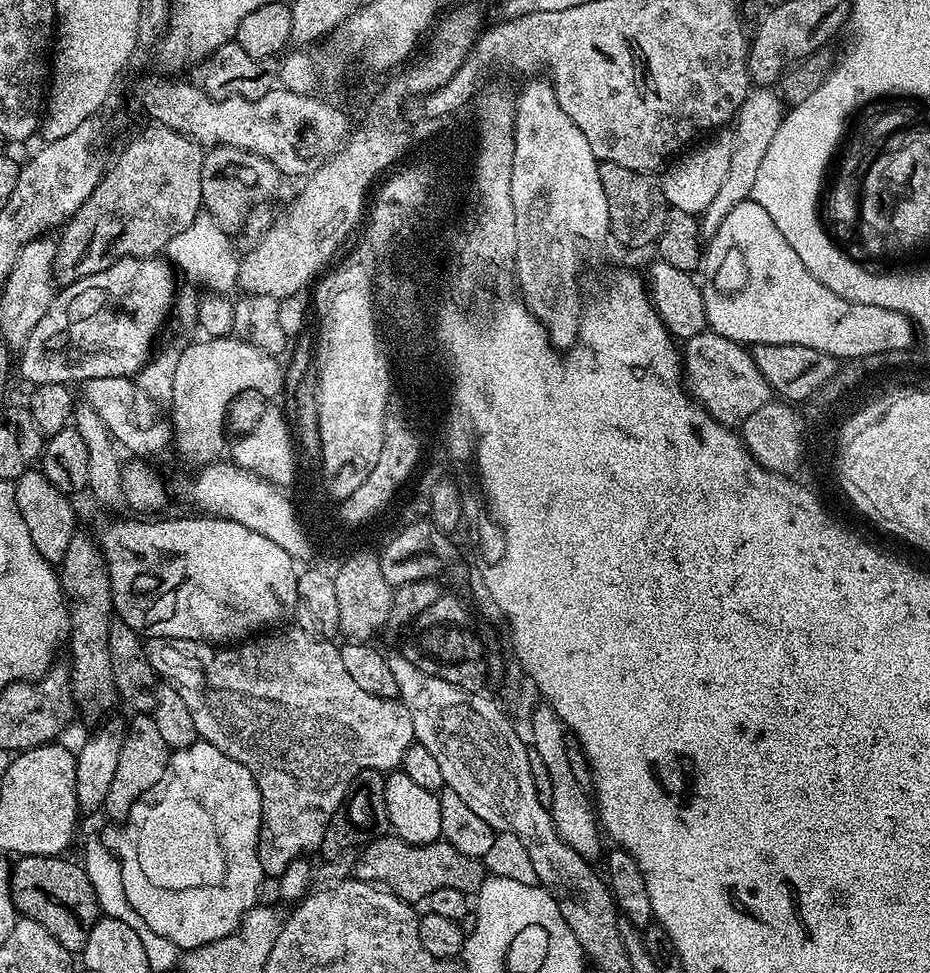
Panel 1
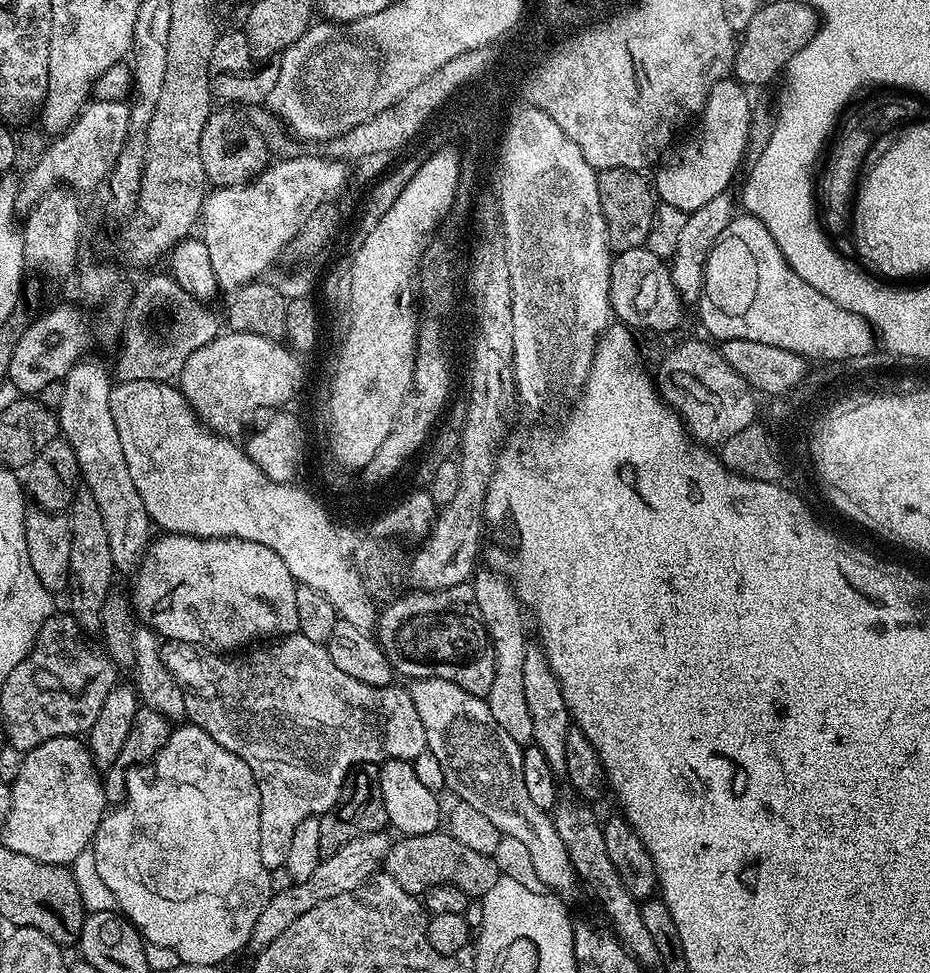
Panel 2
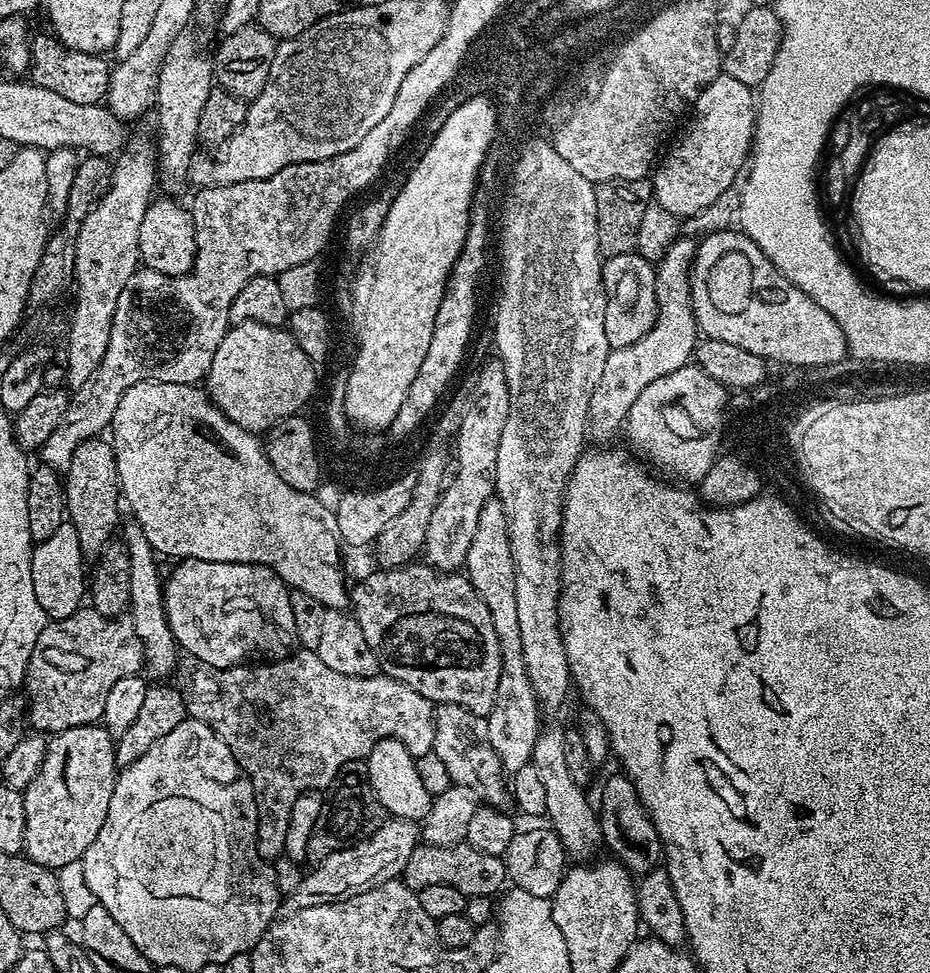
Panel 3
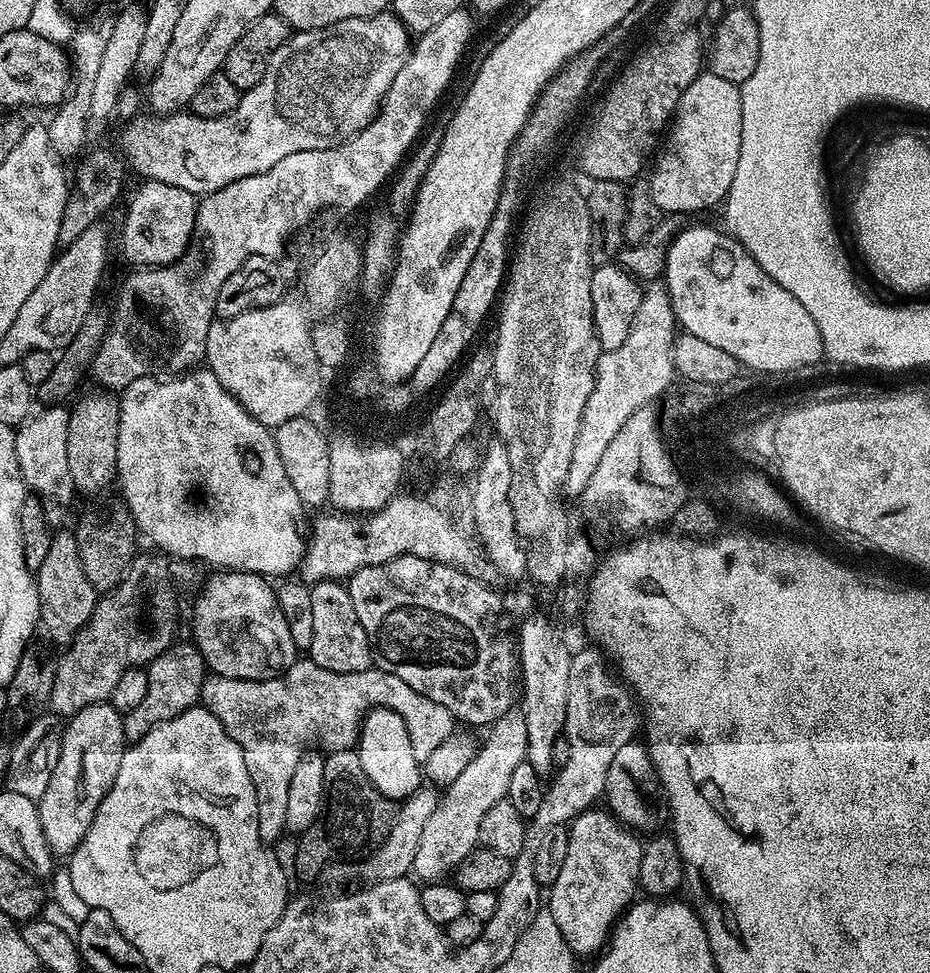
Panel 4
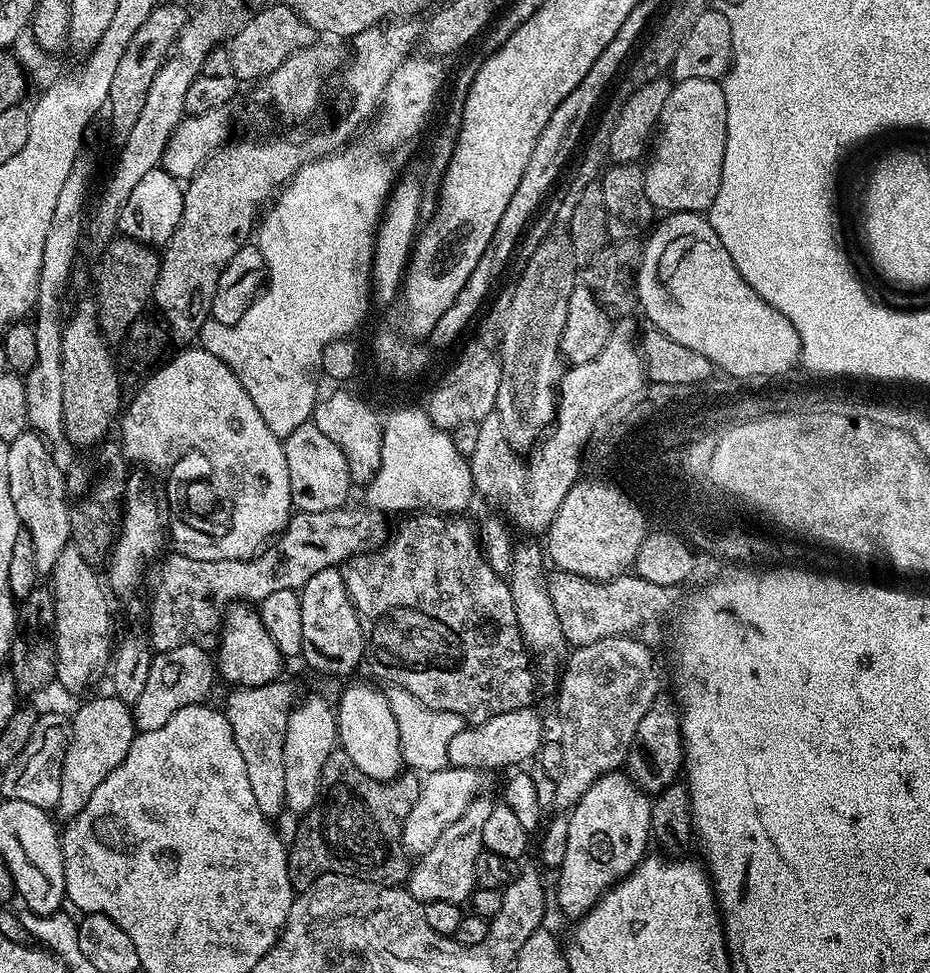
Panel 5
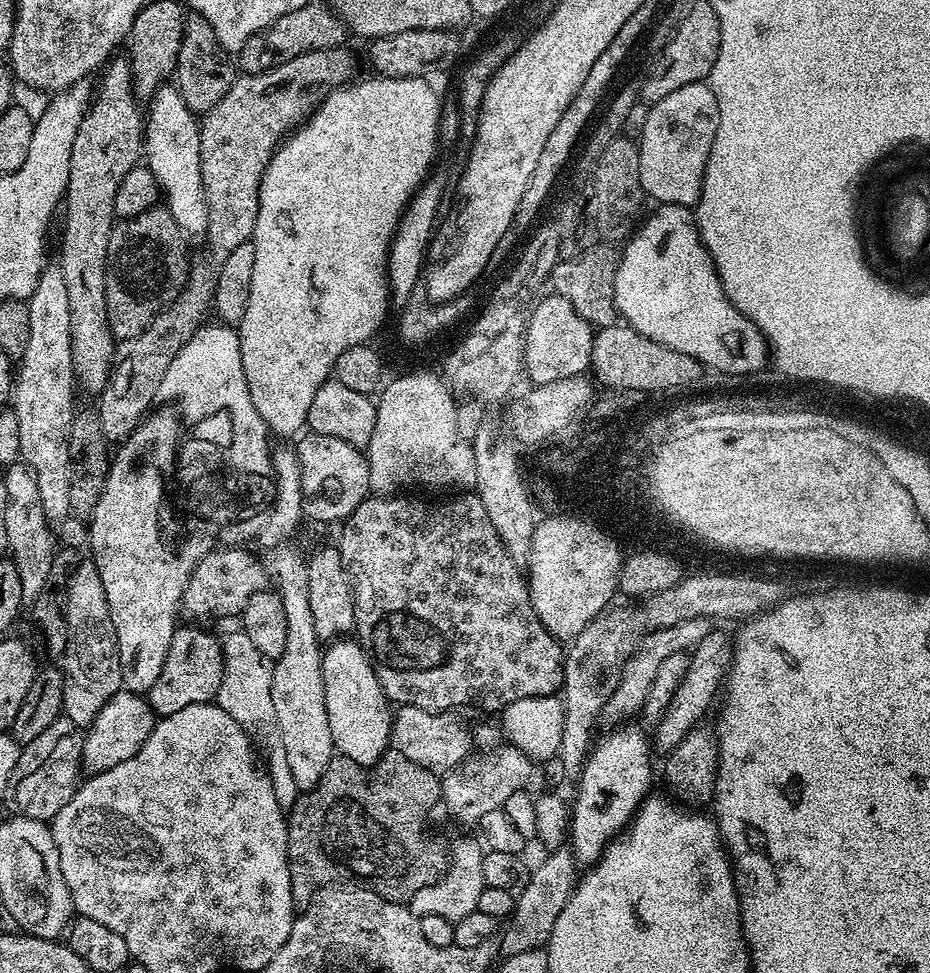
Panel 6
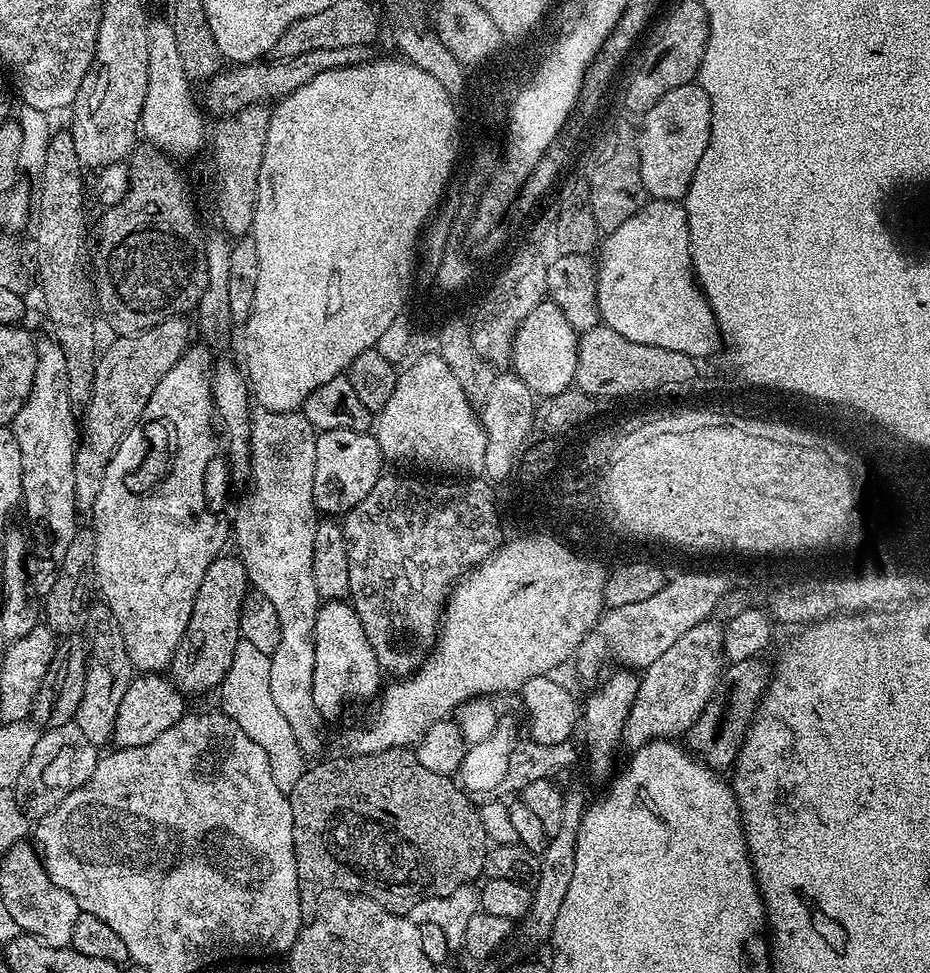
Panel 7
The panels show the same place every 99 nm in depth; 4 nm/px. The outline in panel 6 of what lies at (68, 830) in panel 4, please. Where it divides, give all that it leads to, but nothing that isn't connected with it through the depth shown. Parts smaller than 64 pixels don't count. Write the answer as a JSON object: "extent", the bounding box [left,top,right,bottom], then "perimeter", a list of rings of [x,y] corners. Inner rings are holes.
{"extent":[81,690,157,774],"perimeter":[[[127,690],[116,692],[114,698],[110,698],[110,702],[102,706],[102,710],[98,710],[94,722],[87,725],[83,733],[81,746],[83,767],[85,769],[88,767],[87,771],[95,774],[118,766],[118,762],[126,762],[126,758],[134,758],[134,754],[142,750],[146,738],[150,738],[157,719],[151,704],[141,693]]]}

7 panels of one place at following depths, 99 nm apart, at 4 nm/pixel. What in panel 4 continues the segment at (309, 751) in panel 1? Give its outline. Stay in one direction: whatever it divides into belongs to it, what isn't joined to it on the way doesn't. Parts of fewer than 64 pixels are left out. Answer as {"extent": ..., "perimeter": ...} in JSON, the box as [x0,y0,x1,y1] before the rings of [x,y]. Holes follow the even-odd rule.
{"extent":[200,658,454,846],"perimeter":[[[300,658],[296,663],[291,664],[283,674],[269,680],[239,680],[238,678],[209,675],[200,691],[200,698],[203,707],[208,708],[210,714],[214,714],[214,718],[218,718],[218,722],[222,722],[226,734],[230,734],[230,738],[234,738],[234,742],[238,742],[238,746],[242,750],[242,758],[246,758],[246,770],[250,770],[250,778],[254,782],[256,801],[258,802],[258,834],[269,846],[272,846],[280,836],[285,835],[286,794],[290,791],[290,778],[294,778],[294,766],[298,766],[298,762],[309,751],[308,744],[314,743],[315,740],[328,740],[327,747],[333,752],[343,748],[355,749],[360,738],[360,722],[371,708],[389,708],[402,718],[402,722],[406,722],[406,730],[410,734],[410,746],[414,746],[414,758],[421,762],[430,758],[430,754],[437,749],[441,742],[446,742],[446,738],[450,738],[450,734],[454,730],[454,718],[450,714],[450,710],[446,710],[446,706],[438,706],[438,702],[430,702],[430,698],[418,694],[418,690],[410,690],[410,686],[406,686],[406,682],[402,682],[402,678],[394,678],[394,674],[386,674],[381,668],[375,666],[354,674],[338,674],[334,670],[322,670],[322,666],[318,666],[311,658]]]}

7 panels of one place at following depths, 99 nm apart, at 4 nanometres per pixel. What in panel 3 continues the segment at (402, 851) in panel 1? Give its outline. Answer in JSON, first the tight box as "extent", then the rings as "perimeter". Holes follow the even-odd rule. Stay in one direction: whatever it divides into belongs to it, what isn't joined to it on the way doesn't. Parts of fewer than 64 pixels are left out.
{"extent":[402,842,508,897],"perimeter":[[[467,842],[452,846],[421,843],[414,850],[414,854],[410,854],[410,862],[406,862],[402,879],[404,885],[413,890],[435,885],[454,886],[454,890],[462,890],[462,894],[467,897],[495,897],[505,887],[503,884],[508,880],[508,871],[503,856],[482,854]]]}

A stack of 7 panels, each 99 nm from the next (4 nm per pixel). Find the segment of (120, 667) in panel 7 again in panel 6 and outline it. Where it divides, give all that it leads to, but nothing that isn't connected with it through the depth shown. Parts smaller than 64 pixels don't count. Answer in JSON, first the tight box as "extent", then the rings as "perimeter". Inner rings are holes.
{"extent":[62,562,122,726],"perimeter":[[[81,562],[73,567],[62,607],[68,627],[68,641],[62,653],[65,678],[63,715],[74,724],[87,726],[94,722],[98,710],[102,710],[102,706],[106,706],[106,702],[110,702],[110,698],[122,688],[114,622],[110,622],[106,589],[102,587],[102,578],[98,578],[95,564]]]}

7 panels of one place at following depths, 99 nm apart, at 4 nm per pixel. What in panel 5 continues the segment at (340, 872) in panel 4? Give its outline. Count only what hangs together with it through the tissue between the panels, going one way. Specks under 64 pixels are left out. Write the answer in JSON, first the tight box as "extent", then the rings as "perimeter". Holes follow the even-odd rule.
{"extent":[402,766,481,858],"perimeter":[[[451,766],[427,773],[420,781],[420,793],[418,802],[414,802],[414,810],[406,814],[406,822],[402,830],[404,851],[416,858],[425,856],[430,846],[434,846],[434,842],[442,838],[442,830],[446,830],[450,822],[458,822],[458,818],[466,814],[470,802],[474,802],[481,795],[480,776],[481,773],[475,768]]]}

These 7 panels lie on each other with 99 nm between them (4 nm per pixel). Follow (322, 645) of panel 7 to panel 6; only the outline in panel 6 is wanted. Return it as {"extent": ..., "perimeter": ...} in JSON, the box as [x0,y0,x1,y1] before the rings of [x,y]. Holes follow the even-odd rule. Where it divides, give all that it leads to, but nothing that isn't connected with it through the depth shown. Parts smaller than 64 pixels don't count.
{"extent":[320,638,394,764],"perimeter":[[[337,638],[323,649],[320,665],[324,671],[326,718],[330,718],[333,749],[359,764],[377,764],[389,751],[394,736],[394,712],[372,669],[372,659],[355,639]]]}

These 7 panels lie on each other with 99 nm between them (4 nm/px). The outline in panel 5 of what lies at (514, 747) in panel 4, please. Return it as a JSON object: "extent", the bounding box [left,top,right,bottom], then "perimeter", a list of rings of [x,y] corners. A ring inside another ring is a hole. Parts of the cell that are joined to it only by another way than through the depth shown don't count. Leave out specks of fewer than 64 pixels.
{"extent":[406,798,493,905],"perimeter":[[[478,798],[470,802],[466,814],[458,818],[458,822],[450,822],[446,830],[442,830],[442,838],[430,846],[425,856],[419,857],[411,869],[406,881],[410,895],[421,904],[430,902],[454,902],[463,905],[471,897],[472,889],[477,887],[476,863],[480,853],[485,851],[482,842],[482,826],[486,826],[486,818],[490,818],[493,806],[491,799]]]}

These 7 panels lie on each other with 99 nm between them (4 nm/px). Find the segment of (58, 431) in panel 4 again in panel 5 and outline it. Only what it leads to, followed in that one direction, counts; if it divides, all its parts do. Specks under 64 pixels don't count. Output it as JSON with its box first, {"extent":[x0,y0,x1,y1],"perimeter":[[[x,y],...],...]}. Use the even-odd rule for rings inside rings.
{"extent":[6,430,72,574],"perimeter":[[[29,430],[10,441],[6,458],[10,498],[14,501],[14,510],[23,531],[28,532],[34,542],[34,566],[40,574],[51,573],[54,562],[58,562],[58,554],[62,554],[62,550],[72,539],[68,488],[64,485],[66,472],[52,461],[47,447],[49,448],[49,445],[44,437]]]}

